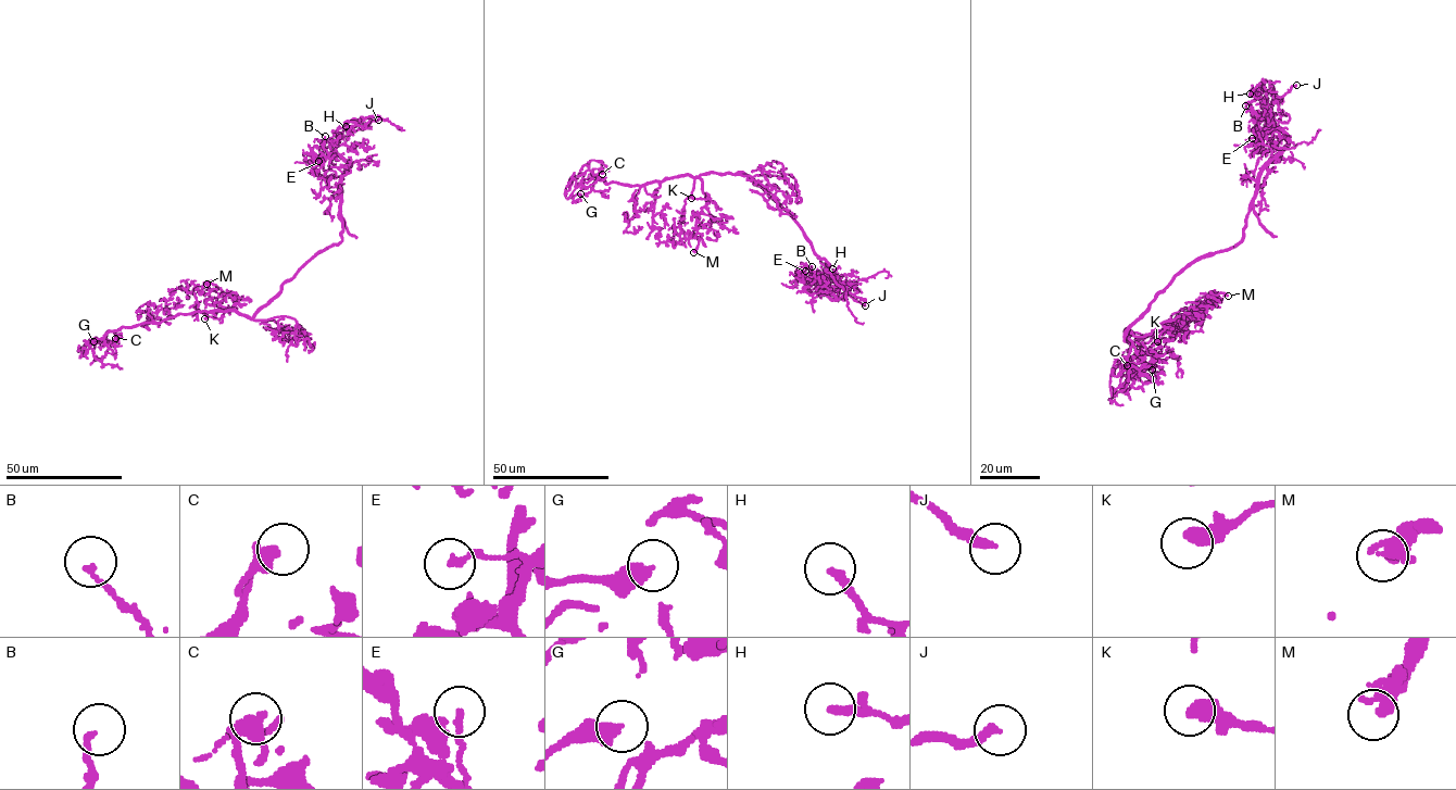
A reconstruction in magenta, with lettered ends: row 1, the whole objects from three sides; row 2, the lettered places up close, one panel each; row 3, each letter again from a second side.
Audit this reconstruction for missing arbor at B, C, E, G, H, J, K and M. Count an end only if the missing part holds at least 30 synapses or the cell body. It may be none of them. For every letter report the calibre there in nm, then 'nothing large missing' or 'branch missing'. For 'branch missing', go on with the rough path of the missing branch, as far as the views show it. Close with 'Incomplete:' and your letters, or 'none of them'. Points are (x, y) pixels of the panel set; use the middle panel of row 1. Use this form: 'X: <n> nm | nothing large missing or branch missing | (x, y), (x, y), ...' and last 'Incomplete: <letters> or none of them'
B: 160 nm | nothing large missing
C: 360 nm | nothing large missing
E: 190 nm | nothing large missing
G: 400 nm | nothing large missing
H: 240 nm | nothing large missing
J: 240 nm | nothing large missing
K: 480 nm | nothing large missing
M: 300 nm | nothing large missing
Incomplete: none of them

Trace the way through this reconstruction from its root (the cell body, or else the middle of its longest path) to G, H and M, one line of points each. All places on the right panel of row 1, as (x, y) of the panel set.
G: (1171, 281), (1126, 331), (1126, 339), (1125, 330), (1141, 346), (1133, 355), (1160, 371), (1152, 370)
H: (1171, 281), (1199, 258), (1228, 250), (1242, 239), (1256, 176), (1288, 143), (1274, 118), (1272, 96), (1250, 93)
M: (1171, 281), (1126, 331), (1126, 339), (1125, 330), (1145, 336), (1158, 325), (1202, 305), (1206, 296), (1228, 296)

